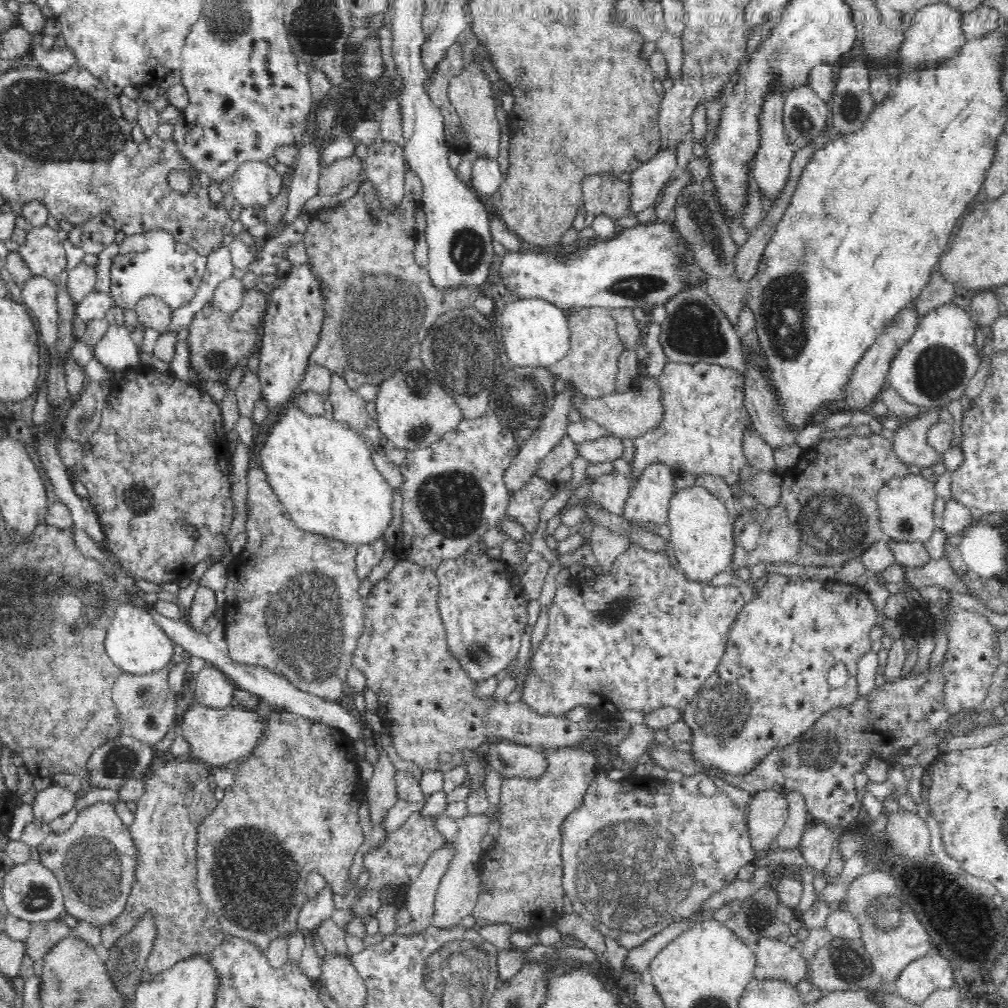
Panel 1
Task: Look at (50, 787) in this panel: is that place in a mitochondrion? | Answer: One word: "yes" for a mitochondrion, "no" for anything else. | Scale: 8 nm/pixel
no

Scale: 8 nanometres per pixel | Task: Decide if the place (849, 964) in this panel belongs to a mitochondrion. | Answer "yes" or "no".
yes

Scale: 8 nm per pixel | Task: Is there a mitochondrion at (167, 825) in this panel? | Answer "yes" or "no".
yes

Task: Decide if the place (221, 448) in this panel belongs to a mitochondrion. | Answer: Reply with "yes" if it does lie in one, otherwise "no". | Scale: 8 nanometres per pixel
no

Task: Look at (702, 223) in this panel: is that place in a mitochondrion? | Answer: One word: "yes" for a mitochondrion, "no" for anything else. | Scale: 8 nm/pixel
yes

